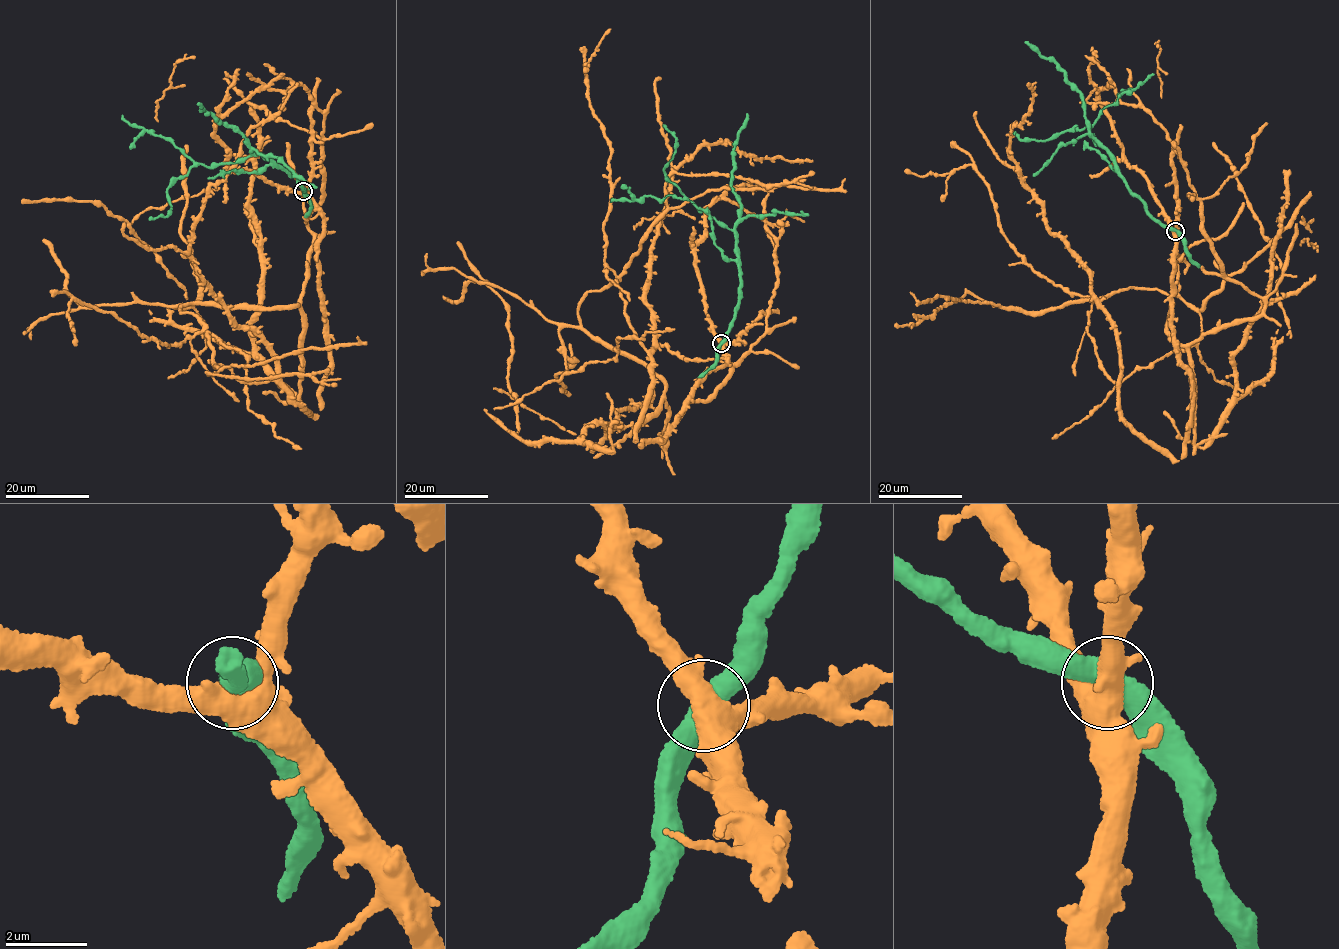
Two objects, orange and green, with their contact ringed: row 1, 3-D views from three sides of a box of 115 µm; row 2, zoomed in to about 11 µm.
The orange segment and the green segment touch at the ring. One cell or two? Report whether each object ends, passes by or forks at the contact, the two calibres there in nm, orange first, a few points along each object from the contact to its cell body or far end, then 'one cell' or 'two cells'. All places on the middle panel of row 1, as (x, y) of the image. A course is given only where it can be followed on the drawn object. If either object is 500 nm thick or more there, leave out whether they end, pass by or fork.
calibres 480 and 500 nm; course orange (720, 343), (766, 316), (664, 448), (660, 379), (578, 302), (616, 273), (650, 350), (675, 169), (812, 160); course green (720, 343), (732, 320), (742, 283), (735, 236), (669, 181), (664, 169), (675, 151), (676, 138), (663, 125); one cell

